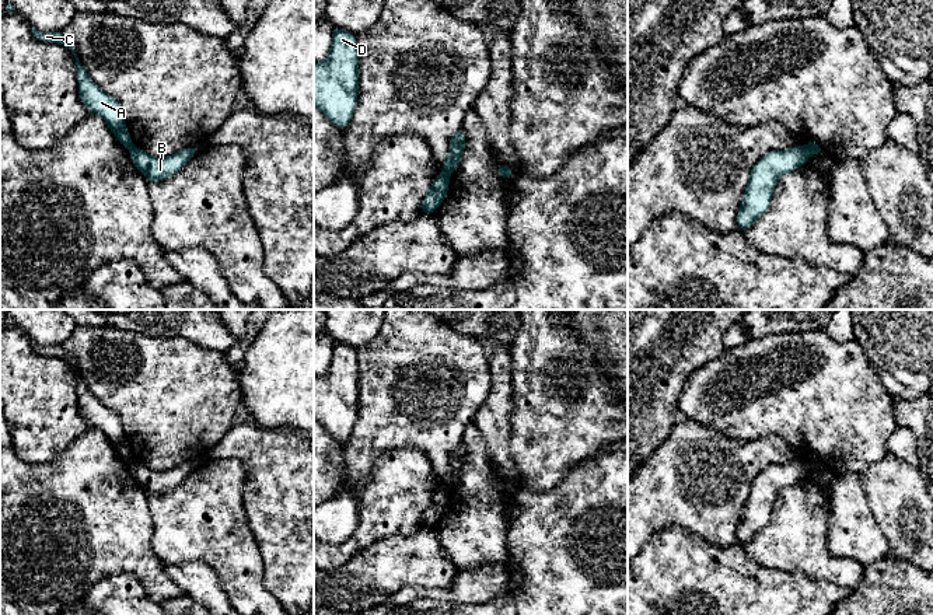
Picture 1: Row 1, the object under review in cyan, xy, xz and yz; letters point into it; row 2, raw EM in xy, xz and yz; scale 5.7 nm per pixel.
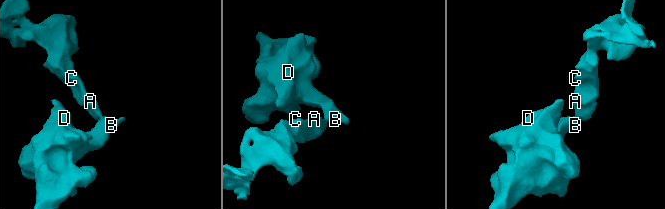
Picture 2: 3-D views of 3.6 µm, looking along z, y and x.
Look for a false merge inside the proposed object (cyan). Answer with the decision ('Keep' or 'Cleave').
Cleave

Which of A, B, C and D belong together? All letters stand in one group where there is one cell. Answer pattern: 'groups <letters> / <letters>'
groups A C / B D

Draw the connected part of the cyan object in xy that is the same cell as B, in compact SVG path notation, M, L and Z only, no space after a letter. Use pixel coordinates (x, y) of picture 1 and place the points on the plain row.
M132 461L130 472L137 485L147 493L161 496L177 488L196 467L196 461L186 461L170 471L153 471L140 462Z

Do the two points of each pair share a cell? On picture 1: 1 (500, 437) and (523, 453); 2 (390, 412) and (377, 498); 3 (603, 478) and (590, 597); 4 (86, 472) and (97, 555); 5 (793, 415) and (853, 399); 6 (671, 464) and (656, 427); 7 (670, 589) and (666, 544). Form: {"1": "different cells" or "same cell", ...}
{"1": "different cells", "2": "different cells", "3": "same cell", "4": "same cell", "5": "same cell", "6": "different cells", "7": "same cell"}

